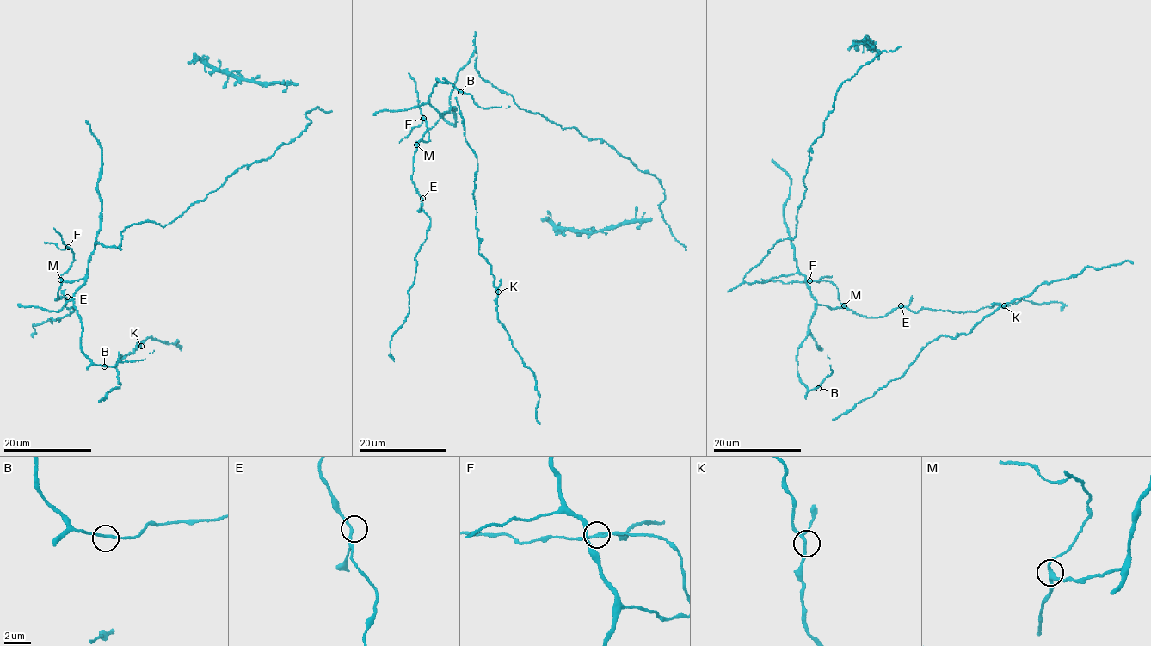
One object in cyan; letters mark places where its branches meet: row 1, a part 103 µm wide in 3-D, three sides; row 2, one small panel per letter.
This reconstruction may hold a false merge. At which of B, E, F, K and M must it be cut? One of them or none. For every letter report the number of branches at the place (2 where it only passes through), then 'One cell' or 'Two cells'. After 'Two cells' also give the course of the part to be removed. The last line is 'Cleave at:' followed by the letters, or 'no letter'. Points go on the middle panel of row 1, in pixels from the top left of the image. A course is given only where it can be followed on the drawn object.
B: Branches: 2. One cell
E: Branches: 2. One cell
F: Branches: 3. Two cells. Course of the part to remove: (422, 117), (422, 123), (413, 127), (399, 143)
K: Branches: 3. One cell
M: Branches: 3. One cell
Cleave at: F

